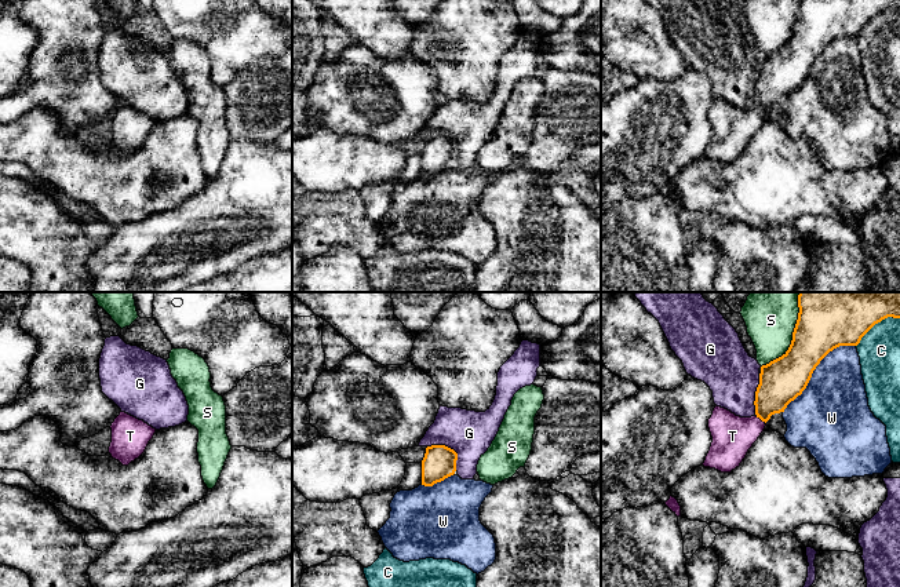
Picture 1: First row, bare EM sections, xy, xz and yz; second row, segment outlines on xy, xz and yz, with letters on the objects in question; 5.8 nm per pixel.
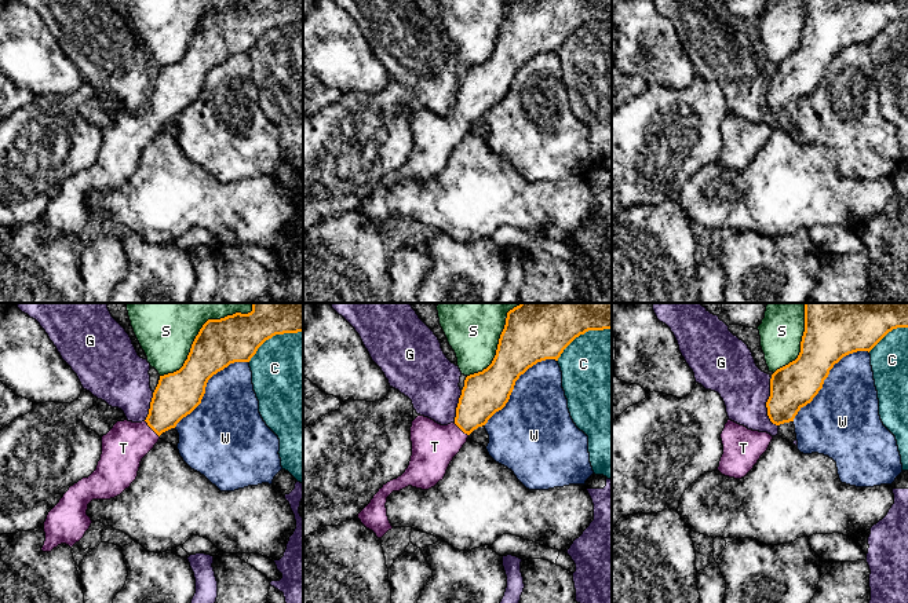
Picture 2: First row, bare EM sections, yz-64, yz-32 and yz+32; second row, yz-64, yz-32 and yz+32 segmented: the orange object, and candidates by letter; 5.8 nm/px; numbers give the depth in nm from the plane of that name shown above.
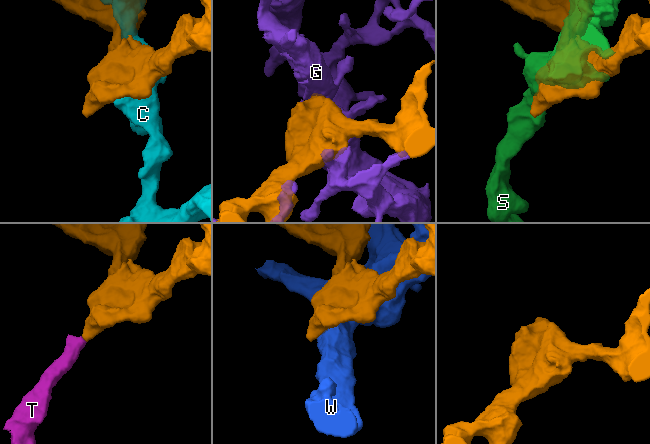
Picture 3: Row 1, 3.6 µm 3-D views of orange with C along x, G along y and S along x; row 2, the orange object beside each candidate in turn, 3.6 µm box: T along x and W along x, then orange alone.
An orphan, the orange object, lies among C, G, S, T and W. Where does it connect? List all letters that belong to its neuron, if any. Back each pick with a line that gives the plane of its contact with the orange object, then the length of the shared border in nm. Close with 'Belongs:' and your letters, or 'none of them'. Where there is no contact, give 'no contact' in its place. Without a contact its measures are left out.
T: contact in yz; length 70 nm
Belongs: T

